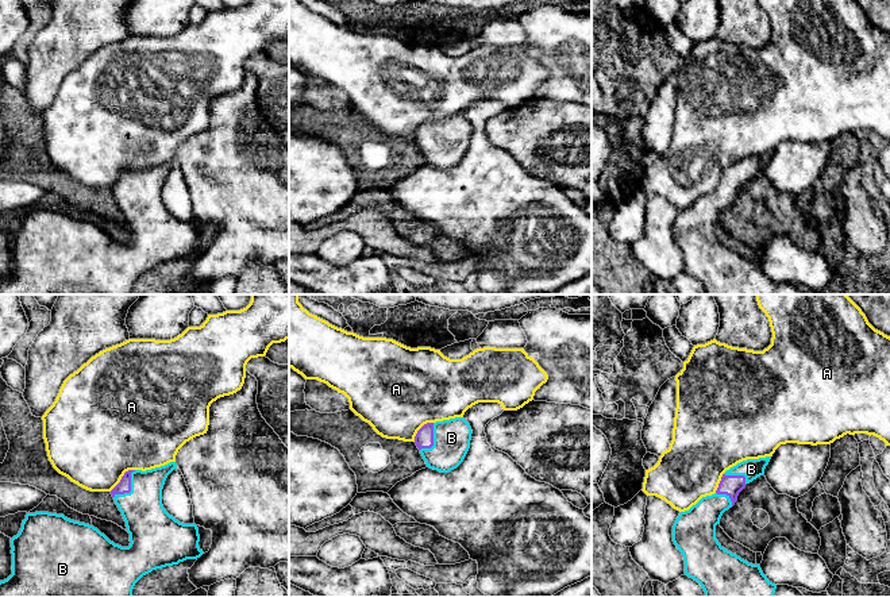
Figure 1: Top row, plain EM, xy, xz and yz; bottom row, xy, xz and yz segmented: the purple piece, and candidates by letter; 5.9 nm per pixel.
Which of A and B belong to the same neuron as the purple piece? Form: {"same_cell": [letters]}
{"same_cell": ["B"]}

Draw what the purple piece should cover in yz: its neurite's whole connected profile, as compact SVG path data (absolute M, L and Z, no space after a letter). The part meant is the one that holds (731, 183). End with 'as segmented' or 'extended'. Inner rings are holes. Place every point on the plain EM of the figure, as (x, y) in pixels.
M771 154L747 157L727 167L716 190L681 209L673 223L673 239L683 253L685 273L702 284L705 294L774 294L777 282L767 277L760 263L725 247L716 236L716 223L720 222L723 211L735 203L747 181L764 172L770 157Z | extended

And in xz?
M463 115L427 120L415 134L427 165L440 170L456 166L465 157L471 138L471 124Z | extended

